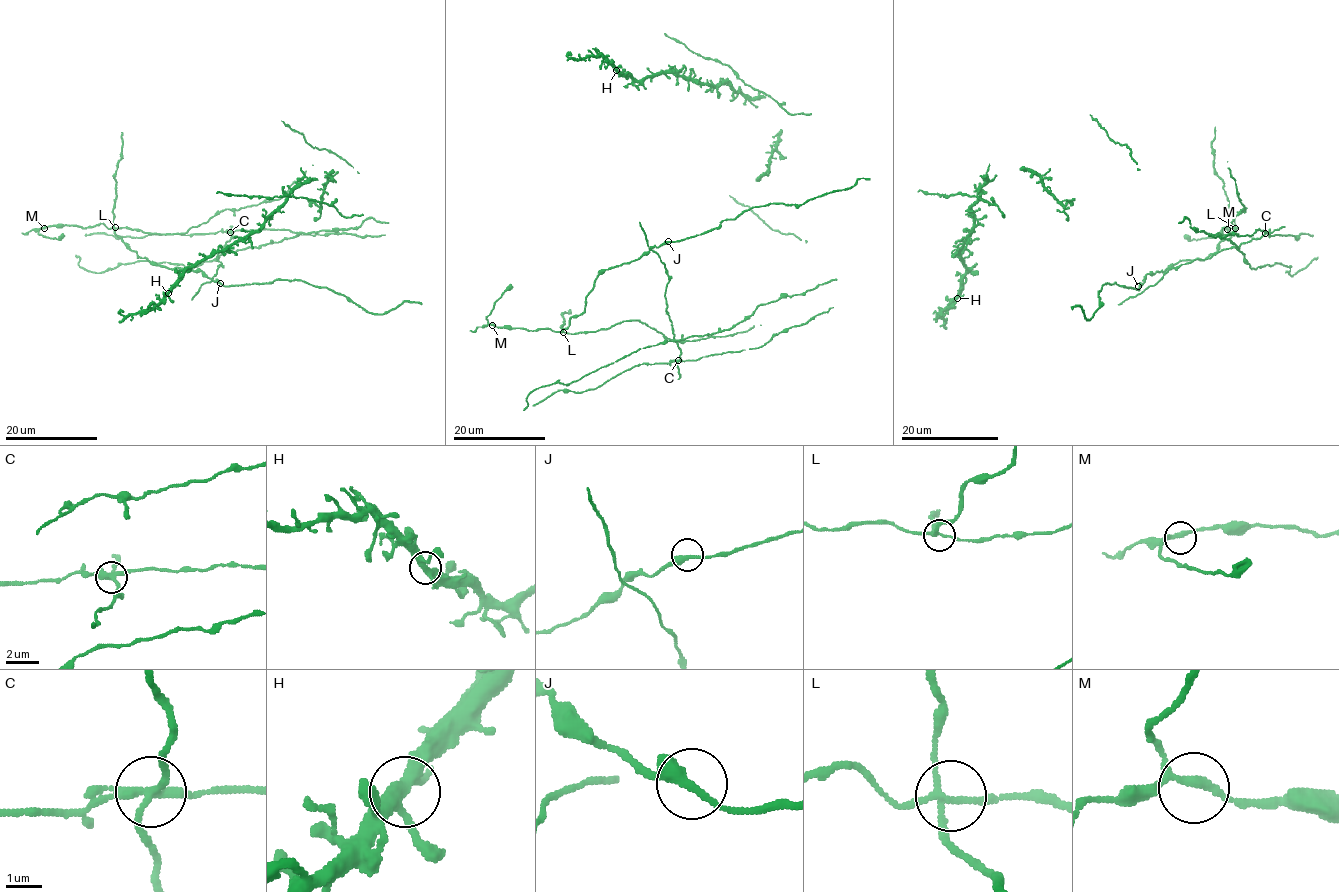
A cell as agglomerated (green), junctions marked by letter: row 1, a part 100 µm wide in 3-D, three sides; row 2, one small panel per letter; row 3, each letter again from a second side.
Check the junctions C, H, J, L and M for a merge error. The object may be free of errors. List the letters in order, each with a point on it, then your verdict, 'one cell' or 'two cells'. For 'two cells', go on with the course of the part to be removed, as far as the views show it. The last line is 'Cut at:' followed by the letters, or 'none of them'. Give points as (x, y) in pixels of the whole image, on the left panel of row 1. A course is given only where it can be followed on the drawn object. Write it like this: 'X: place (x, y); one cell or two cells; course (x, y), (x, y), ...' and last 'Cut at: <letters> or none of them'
C: place (230, 232); two cells; course (230, 232), (232, 238), (216, 257), (221, 263), (213, 278), (200, 286), (191, 300)
H: place (168, 293); one cell
J: place (220, 283); one cell
L: place (115, 227); one cell
M: place (44, 228); one cell
Cut at: C

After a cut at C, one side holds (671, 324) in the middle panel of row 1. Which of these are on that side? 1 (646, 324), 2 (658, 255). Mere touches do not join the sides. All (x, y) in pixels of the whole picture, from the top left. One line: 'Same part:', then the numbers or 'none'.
Same part: 2

